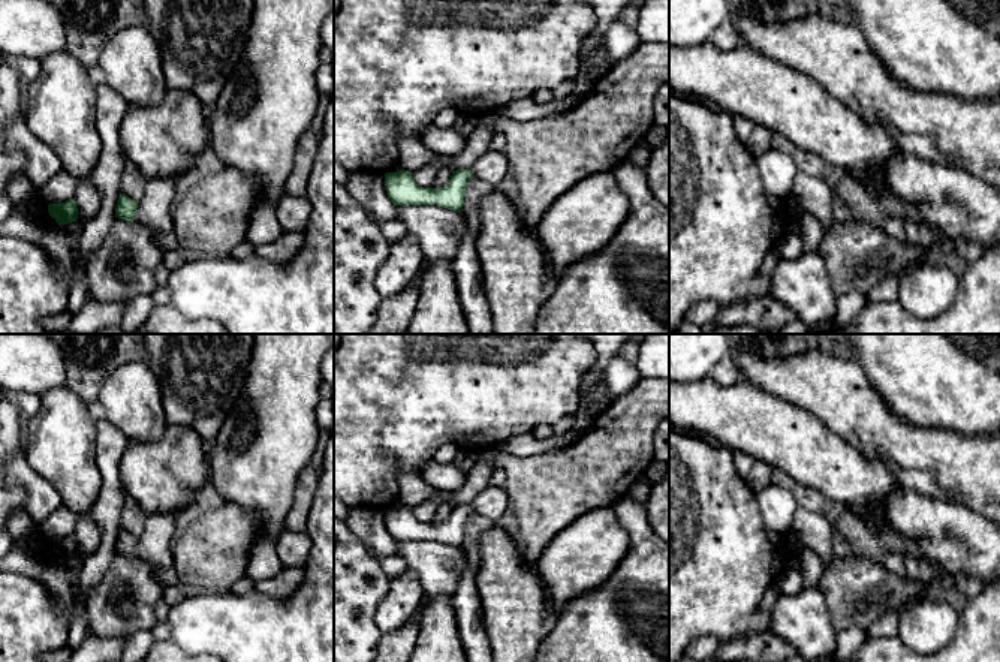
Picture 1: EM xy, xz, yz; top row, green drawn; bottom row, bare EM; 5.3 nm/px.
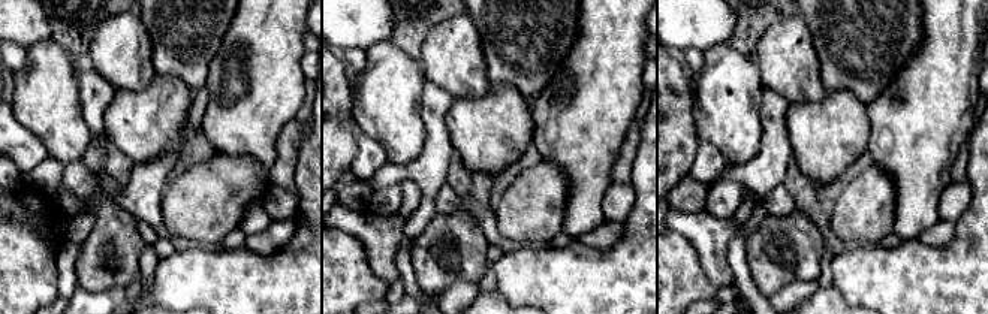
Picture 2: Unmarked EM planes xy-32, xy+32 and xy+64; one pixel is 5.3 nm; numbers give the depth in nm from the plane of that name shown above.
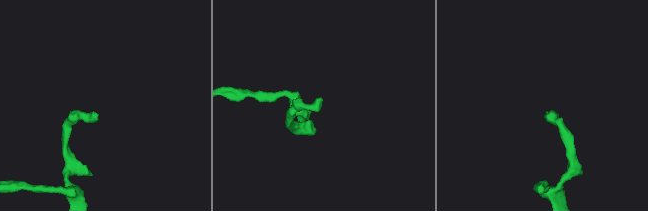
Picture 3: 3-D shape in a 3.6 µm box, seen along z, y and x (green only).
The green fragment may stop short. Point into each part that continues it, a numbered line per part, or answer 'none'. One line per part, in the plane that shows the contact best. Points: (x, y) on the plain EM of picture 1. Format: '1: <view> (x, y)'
1: xy (153, 545)

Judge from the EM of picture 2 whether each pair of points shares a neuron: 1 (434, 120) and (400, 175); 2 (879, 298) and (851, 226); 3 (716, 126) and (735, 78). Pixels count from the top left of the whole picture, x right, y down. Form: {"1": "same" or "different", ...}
{"1": "same", "2": "different", "3": "same"}

